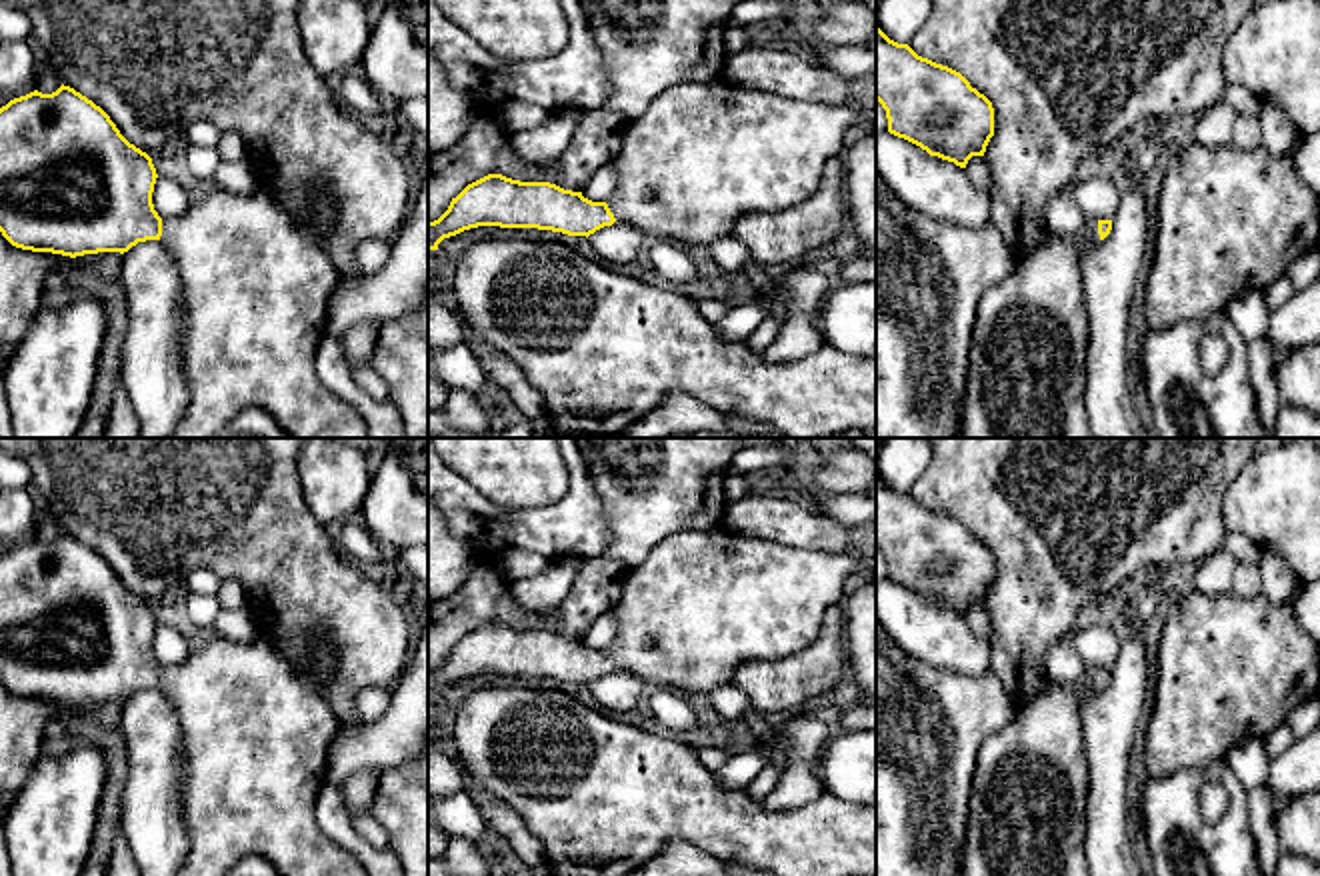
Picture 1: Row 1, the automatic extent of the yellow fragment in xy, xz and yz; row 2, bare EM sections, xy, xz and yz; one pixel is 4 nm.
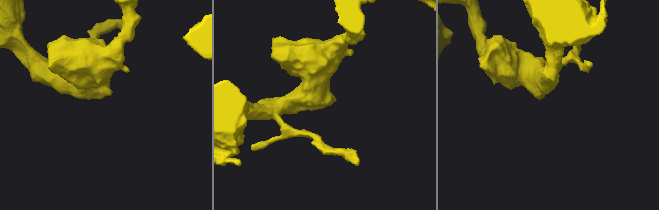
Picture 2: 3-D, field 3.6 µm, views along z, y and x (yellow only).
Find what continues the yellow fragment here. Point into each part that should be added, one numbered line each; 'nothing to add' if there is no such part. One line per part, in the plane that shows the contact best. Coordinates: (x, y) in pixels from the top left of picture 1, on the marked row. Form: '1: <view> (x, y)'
1: xy (256, 280)

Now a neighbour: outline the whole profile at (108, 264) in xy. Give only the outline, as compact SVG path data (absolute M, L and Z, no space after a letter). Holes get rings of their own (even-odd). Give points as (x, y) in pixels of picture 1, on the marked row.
M98 252L74 262L76 268L98 274L106 280L120 280L124 254Z

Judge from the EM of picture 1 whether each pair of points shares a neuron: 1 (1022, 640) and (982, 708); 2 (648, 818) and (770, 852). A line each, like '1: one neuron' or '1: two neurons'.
1: two neurons
2: one neuron

